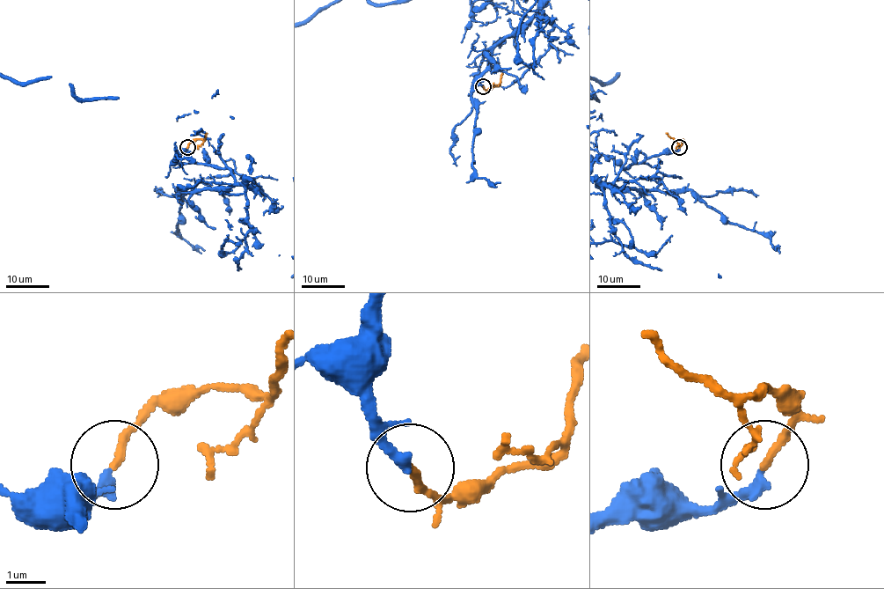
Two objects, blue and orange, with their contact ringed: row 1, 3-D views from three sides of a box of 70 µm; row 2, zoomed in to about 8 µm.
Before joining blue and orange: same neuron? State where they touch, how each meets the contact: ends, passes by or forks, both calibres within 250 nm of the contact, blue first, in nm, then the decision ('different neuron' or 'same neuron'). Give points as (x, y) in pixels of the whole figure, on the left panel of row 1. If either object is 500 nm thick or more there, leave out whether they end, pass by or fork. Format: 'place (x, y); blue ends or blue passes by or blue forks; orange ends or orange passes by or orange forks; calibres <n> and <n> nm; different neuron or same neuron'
place (187, 147); blue ends; orange ends; calibres 280 and 200 nm; same neuron

